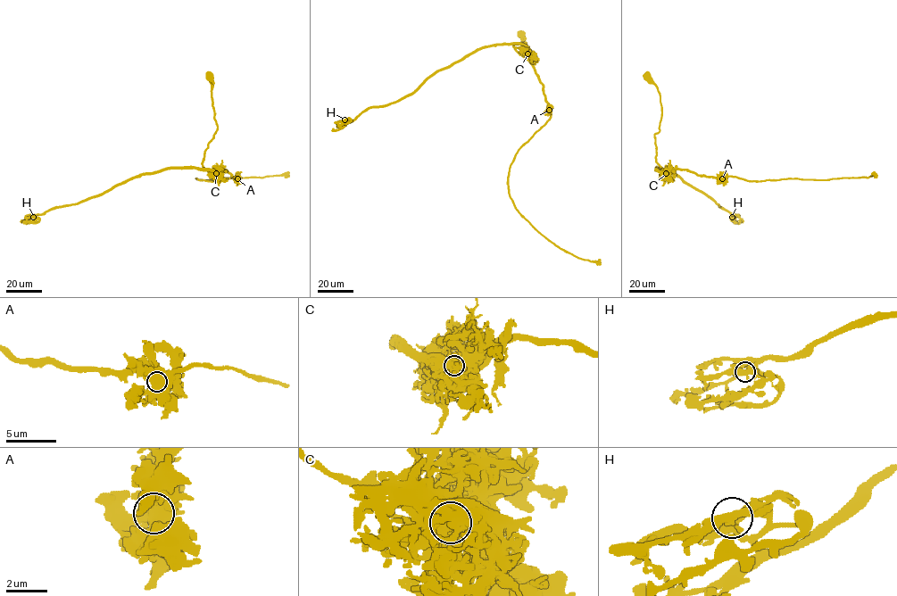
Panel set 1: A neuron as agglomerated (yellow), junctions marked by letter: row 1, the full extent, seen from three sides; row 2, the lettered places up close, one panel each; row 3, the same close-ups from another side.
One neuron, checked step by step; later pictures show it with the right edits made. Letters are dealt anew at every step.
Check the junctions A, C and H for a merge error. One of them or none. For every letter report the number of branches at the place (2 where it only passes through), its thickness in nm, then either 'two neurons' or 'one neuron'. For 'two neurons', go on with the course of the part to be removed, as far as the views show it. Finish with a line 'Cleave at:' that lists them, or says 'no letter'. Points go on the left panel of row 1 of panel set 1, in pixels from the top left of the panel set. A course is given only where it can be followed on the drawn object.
A: branches 1; calibre 1100 nm; one neuron
C: branches 1; calibre 900 nm; two neurons; course (216, 173), (204, 169), (165, 168), (140, 174), (85, 201), (37, 214), (37, 222), (26, 224)
H: branches 3; calibre 400 nm; one neuron
Cleave at: C

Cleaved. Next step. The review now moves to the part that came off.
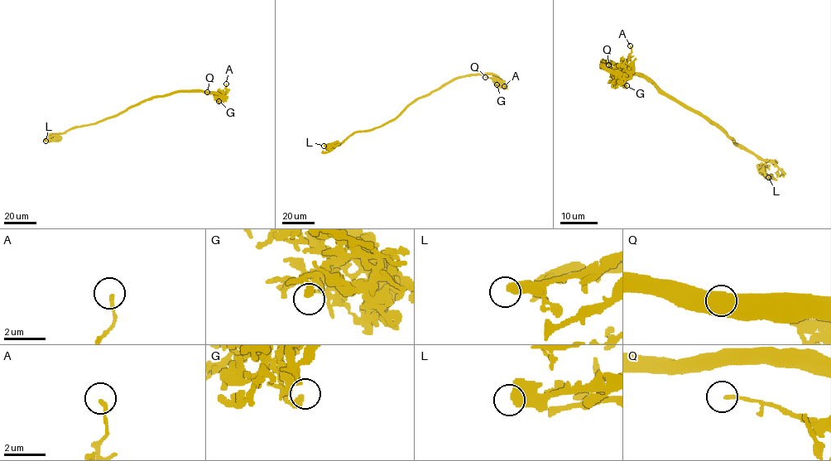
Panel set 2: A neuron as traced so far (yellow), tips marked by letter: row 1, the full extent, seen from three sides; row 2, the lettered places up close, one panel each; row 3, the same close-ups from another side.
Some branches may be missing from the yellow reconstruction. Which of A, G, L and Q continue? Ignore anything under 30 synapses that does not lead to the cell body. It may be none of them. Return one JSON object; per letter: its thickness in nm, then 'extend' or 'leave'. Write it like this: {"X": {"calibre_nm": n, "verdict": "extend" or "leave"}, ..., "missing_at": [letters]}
{"A": {"calibre_nm": 150, "verdict": "leave"}, "G": {"calibre_nm": 240, "verdict": "leave"}, "L": {"calibre_nm": 550, "verdict": "leave"}, "Q": {"calibre_nm": 100, "verdict": "leave"}, "missing_at": []}

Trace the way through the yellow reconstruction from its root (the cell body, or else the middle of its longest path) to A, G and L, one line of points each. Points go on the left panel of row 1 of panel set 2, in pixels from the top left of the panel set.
A: (135, 105), (176, 92), (214, 92), (222, 95), (226, 91), (226, 84)
G: (135, 105), (176, 92), (217, 93), (218, 101)
L: (135, 105), (93, 124), (74, 127), (58, 133), (55, 138), (45, 141)

